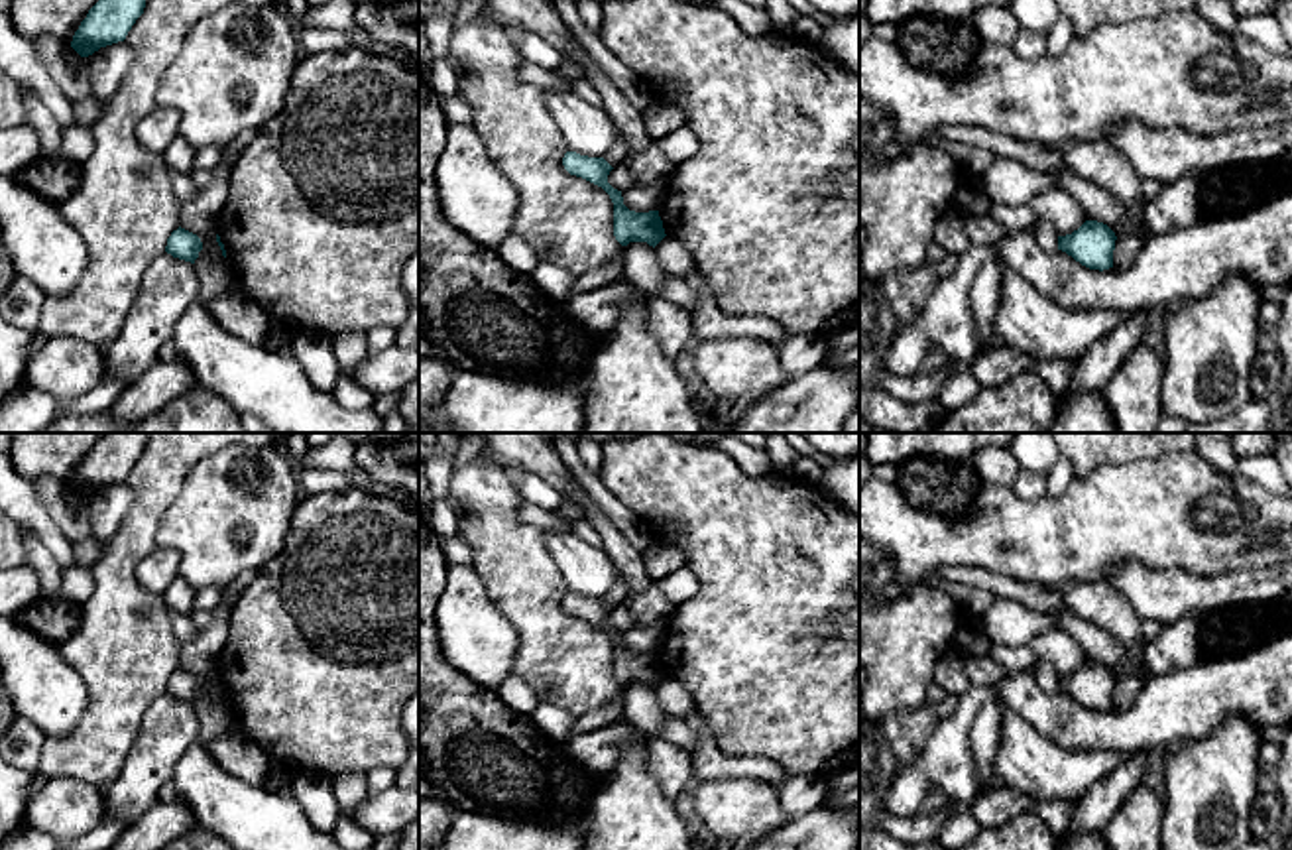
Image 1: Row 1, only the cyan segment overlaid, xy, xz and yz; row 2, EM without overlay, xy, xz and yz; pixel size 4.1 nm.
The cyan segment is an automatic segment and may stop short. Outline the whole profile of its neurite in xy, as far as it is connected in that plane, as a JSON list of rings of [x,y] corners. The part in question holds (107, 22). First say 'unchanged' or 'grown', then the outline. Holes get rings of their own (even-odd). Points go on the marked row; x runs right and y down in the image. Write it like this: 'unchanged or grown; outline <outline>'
unchanged; outline [[[98,0],[75,31],[71,47],[88,57],[100,47],[124,41],[144,8],[146,0]]]

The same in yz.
unchanged; outline [[[1086,220],[1078,230],[1058,236],[1058,250],[1089,270],[1113,268],[1115,232],[1097,220]]]

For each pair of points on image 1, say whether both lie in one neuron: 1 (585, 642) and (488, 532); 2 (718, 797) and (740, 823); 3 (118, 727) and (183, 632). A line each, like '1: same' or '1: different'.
1: same
2: same
3: different

